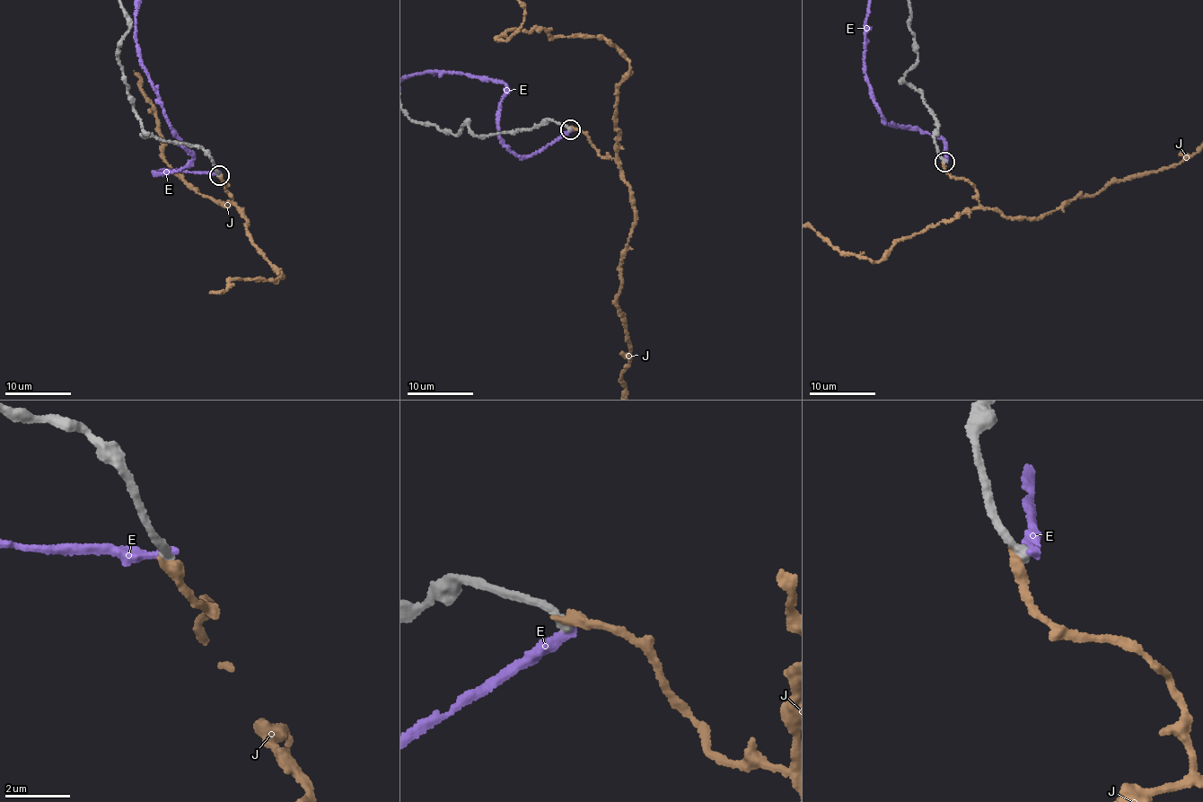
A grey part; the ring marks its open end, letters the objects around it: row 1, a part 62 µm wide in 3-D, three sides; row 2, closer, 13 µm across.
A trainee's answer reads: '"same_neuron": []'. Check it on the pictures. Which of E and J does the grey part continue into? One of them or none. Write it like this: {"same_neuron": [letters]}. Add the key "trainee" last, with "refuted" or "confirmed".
{"same_neuron": [], "trainee": "confirmed"}

